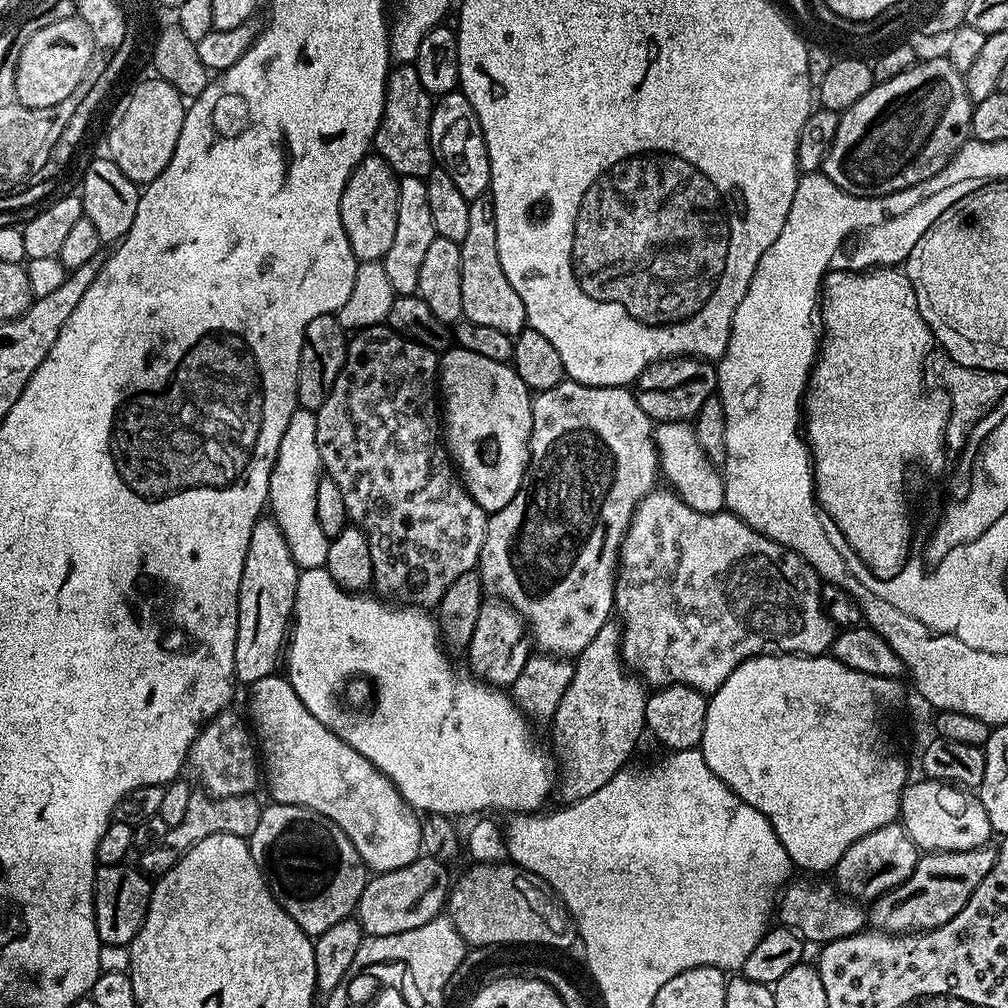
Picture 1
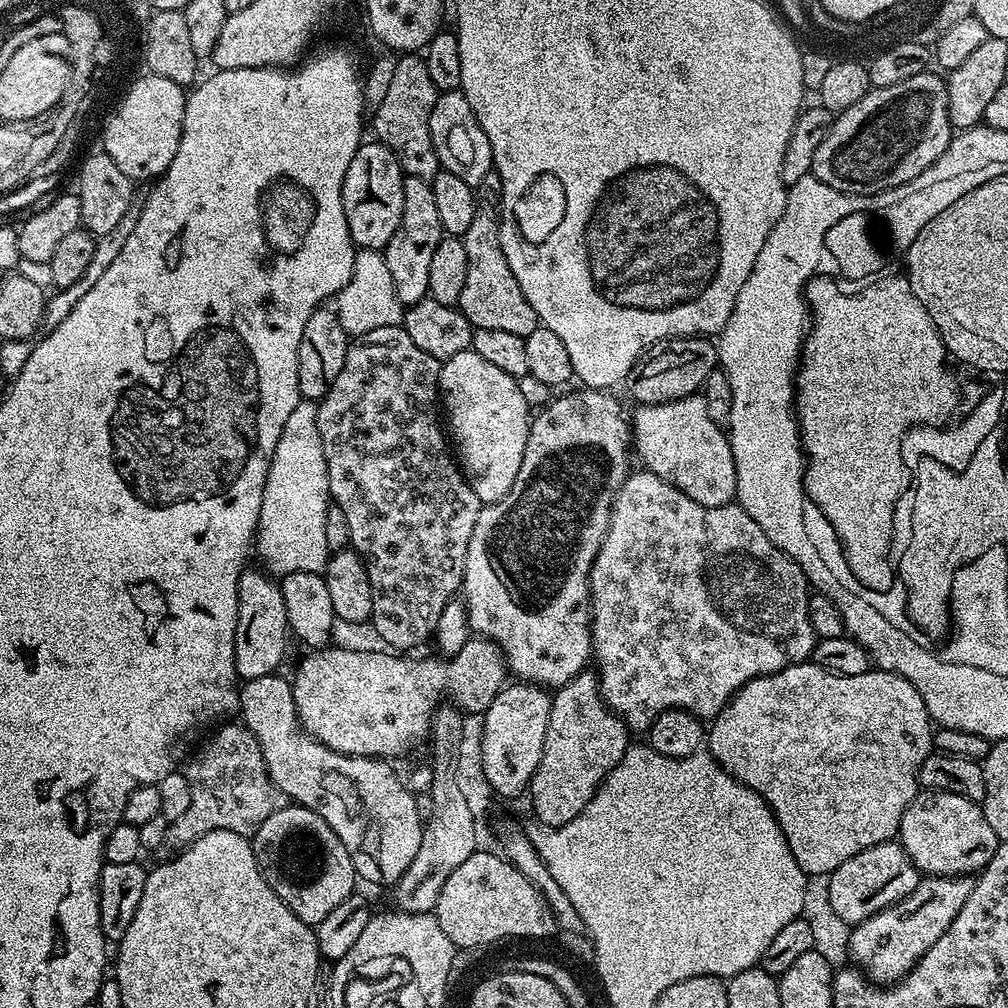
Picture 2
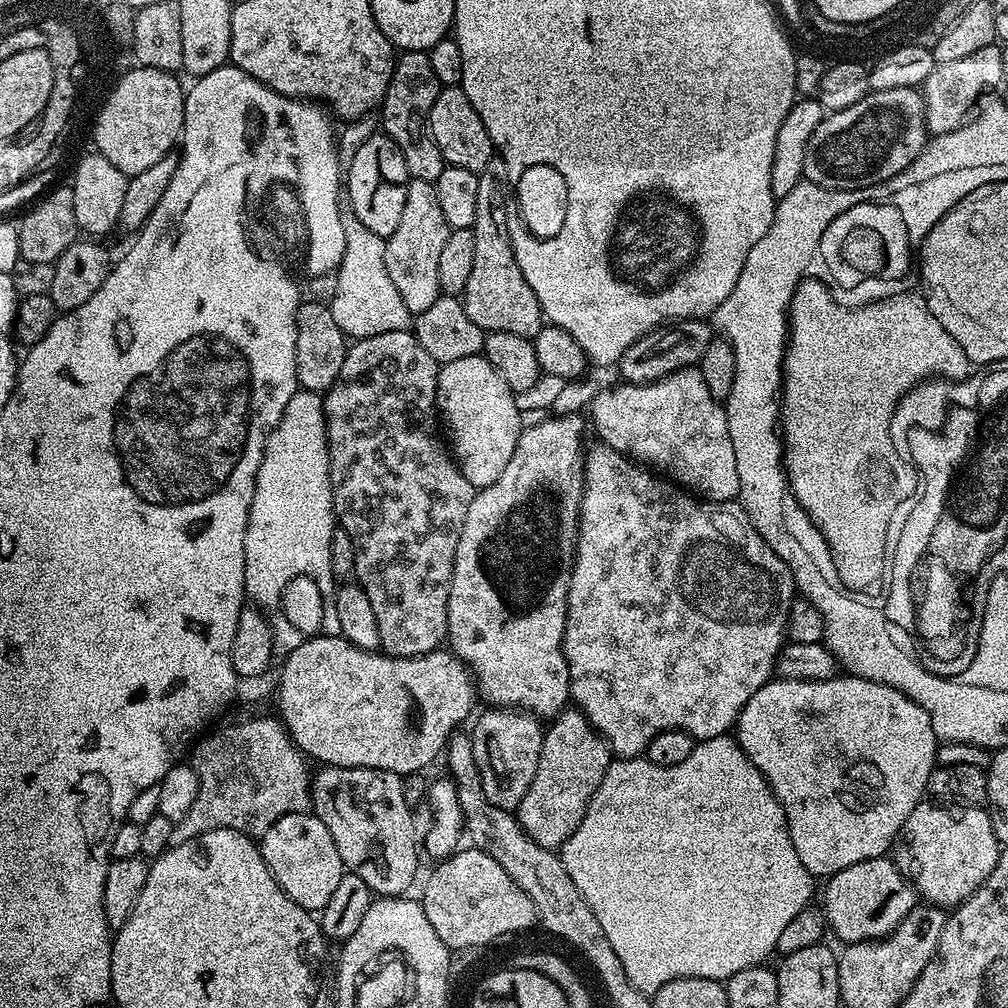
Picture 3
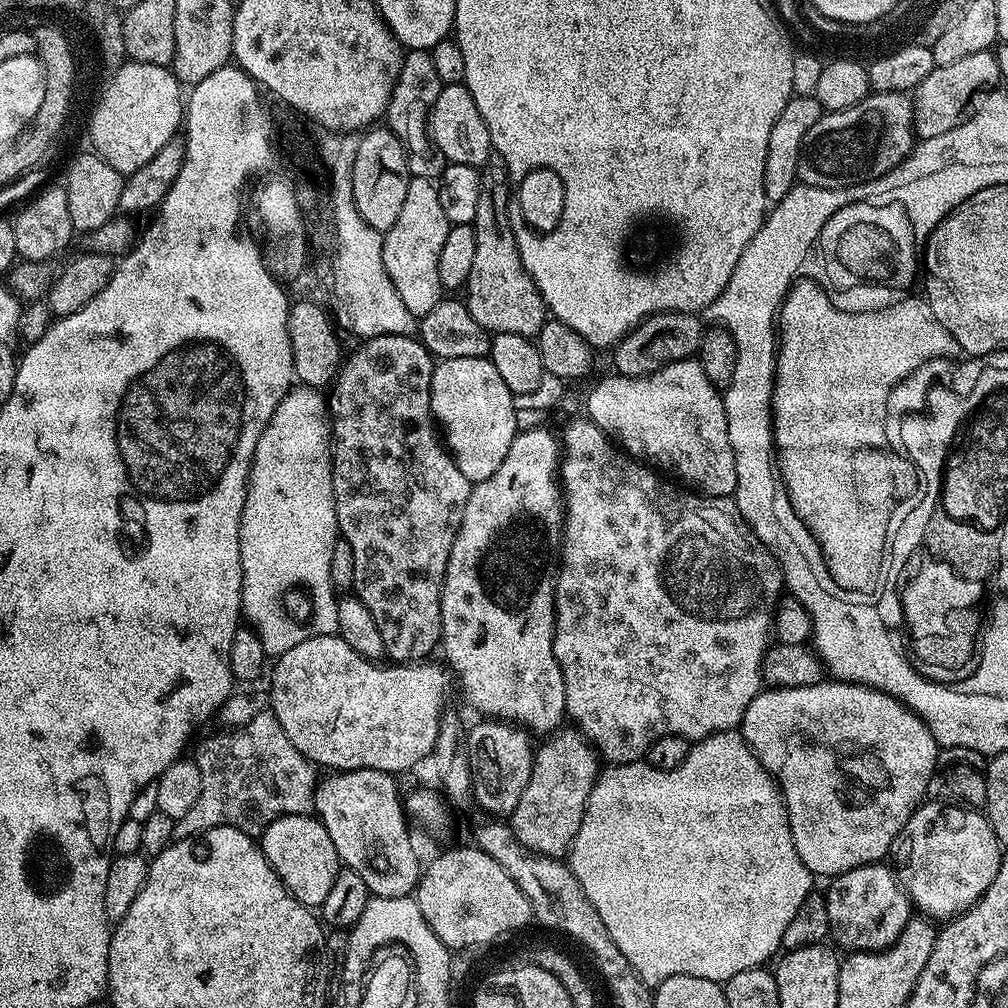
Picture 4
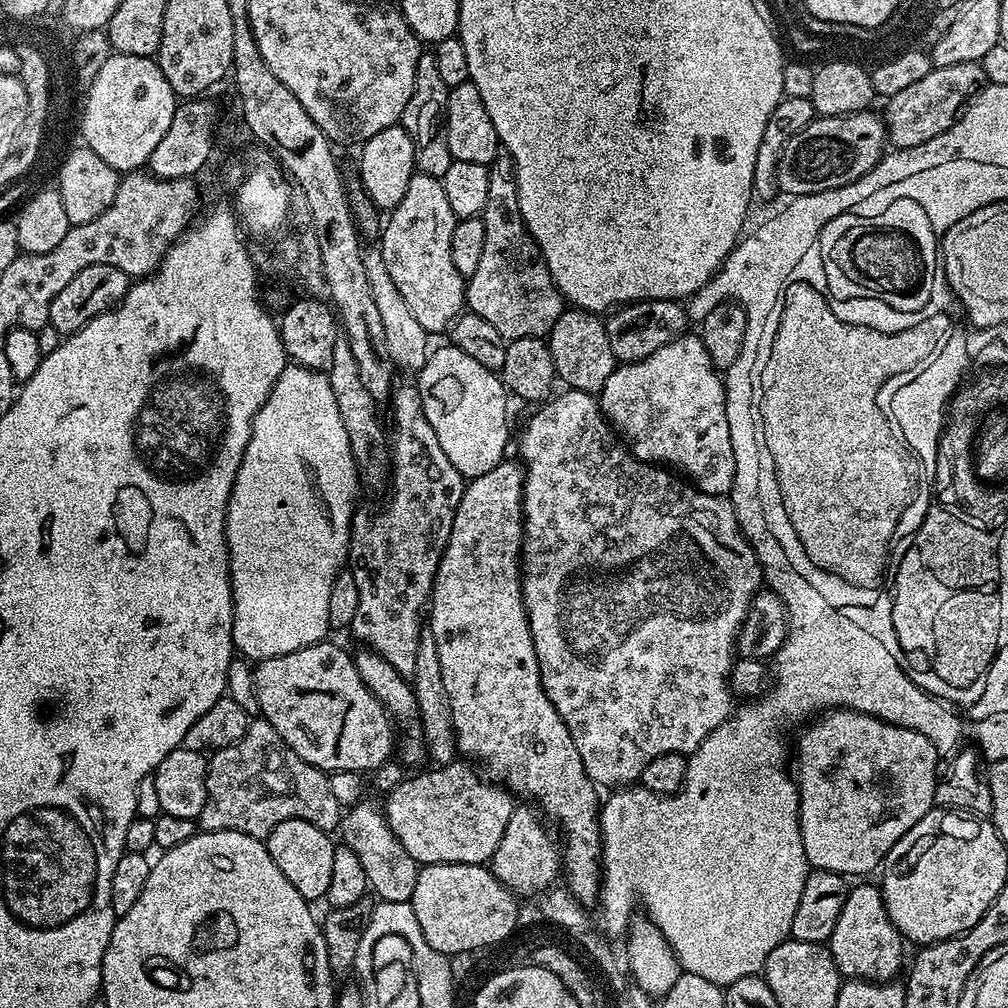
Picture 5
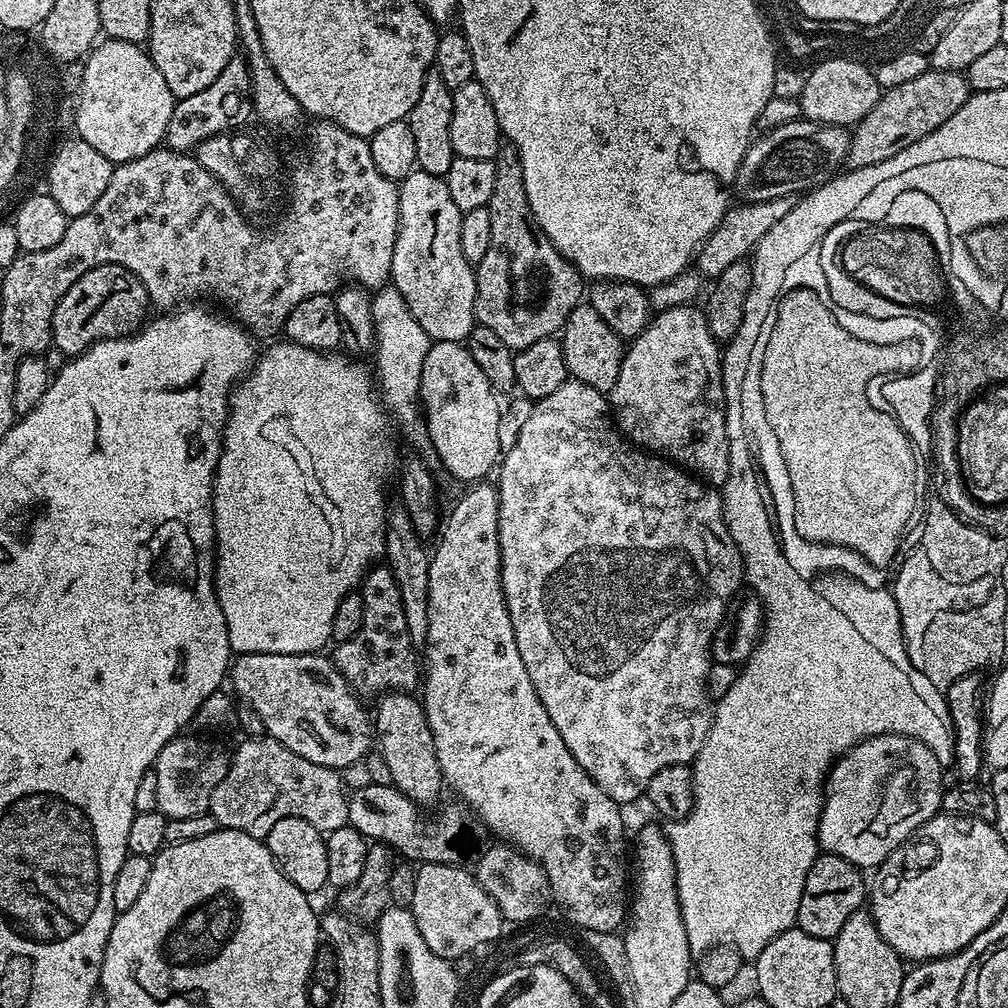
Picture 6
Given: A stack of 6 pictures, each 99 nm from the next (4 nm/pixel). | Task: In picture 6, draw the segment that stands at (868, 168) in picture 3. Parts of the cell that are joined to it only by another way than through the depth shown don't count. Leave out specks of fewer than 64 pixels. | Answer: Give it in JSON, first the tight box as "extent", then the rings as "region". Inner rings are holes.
{"extent":[734,118,852,202],"region":[[[803,118],[790,122],[786,126],[769,128],[763,134],[757,135],[748,145],[748,153],[740,168],[736,171],[734,192],[744,202],[770,200],[783,196],[795,196],[820,188],[841,171],[842,165],[848,159],[848,147],[852,141],[849,129],[839,124],[815,124],[813,120]]]}

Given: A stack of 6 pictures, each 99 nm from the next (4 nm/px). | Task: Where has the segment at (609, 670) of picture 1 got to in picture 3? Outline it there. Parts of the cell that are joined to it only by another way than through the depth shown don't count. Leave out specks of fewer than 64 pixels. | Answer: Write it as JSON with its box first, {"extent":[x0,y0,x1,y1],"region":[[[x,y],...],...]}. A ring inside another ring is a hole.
{"extent":[514,706,614,850],"region":[[[575,706],[565,707],[545,727],[534,782],[530,782],[519,808],[514,812],[526,834],[543,848],[556,850],[563,846],[570,834],[578,830],[578,822],[582,822],[590,798],[598,790],[613,759],[614,753],[608,741],[596,731],[584,713]]]}

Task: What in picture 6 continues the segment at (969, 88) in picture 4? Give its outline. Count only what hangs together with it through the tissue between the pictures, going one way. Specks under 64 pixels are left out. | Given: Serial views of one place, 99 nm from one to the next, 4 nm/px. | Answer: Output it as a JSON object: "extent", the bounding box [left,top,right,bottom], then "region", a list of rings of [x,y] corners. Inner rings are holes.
{"extent":[847,70,969,169],"region":[[[935,70],[918,74],[918,78],[905,82],[902,86],[887,89],[880,101],[872,107],[870,114],[866,114],[866,118],[859,120],[851,129],[852,141],[848,147],[847,167],[854,169],[874,166],[878,162],[894,158],[898,150],[914,146],[918,138],[926,138],[926,134],[938,130],[946,118],[951,118],[958,110],[962,110],[969,95],[968,77],[965,73]]]}

